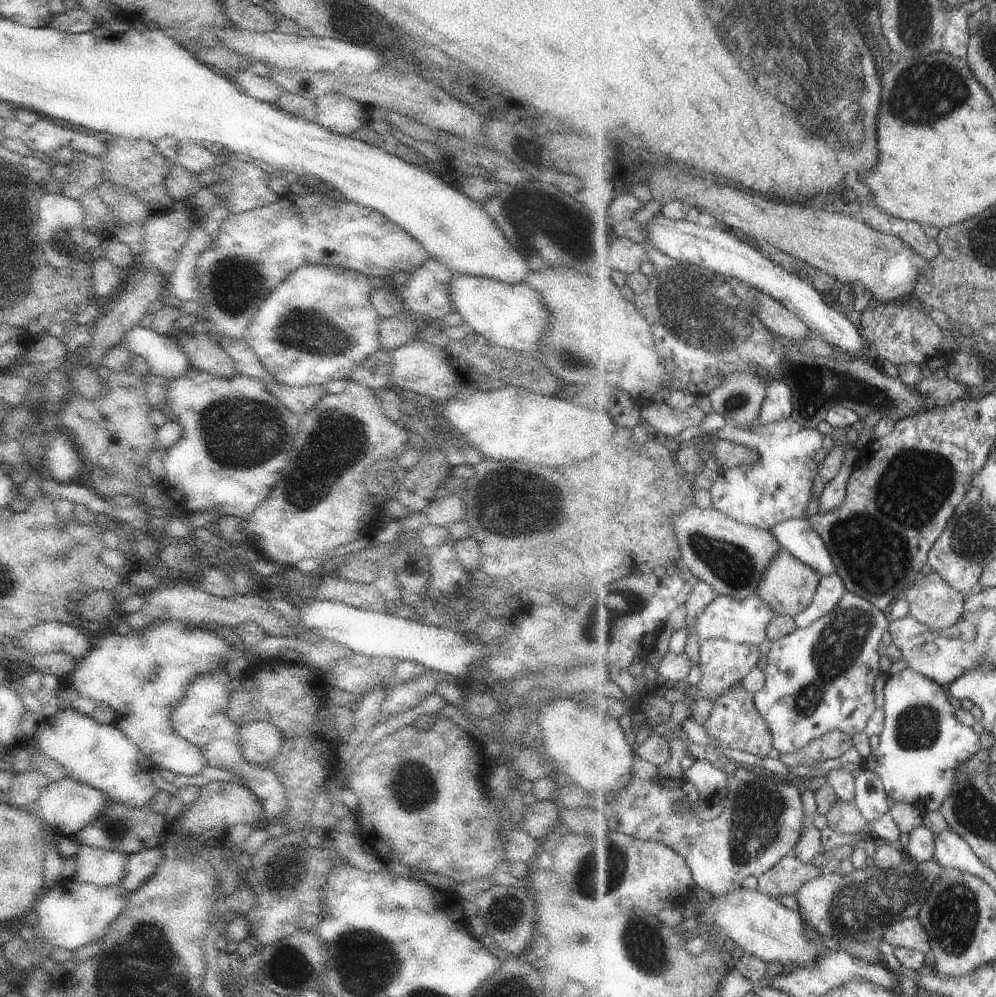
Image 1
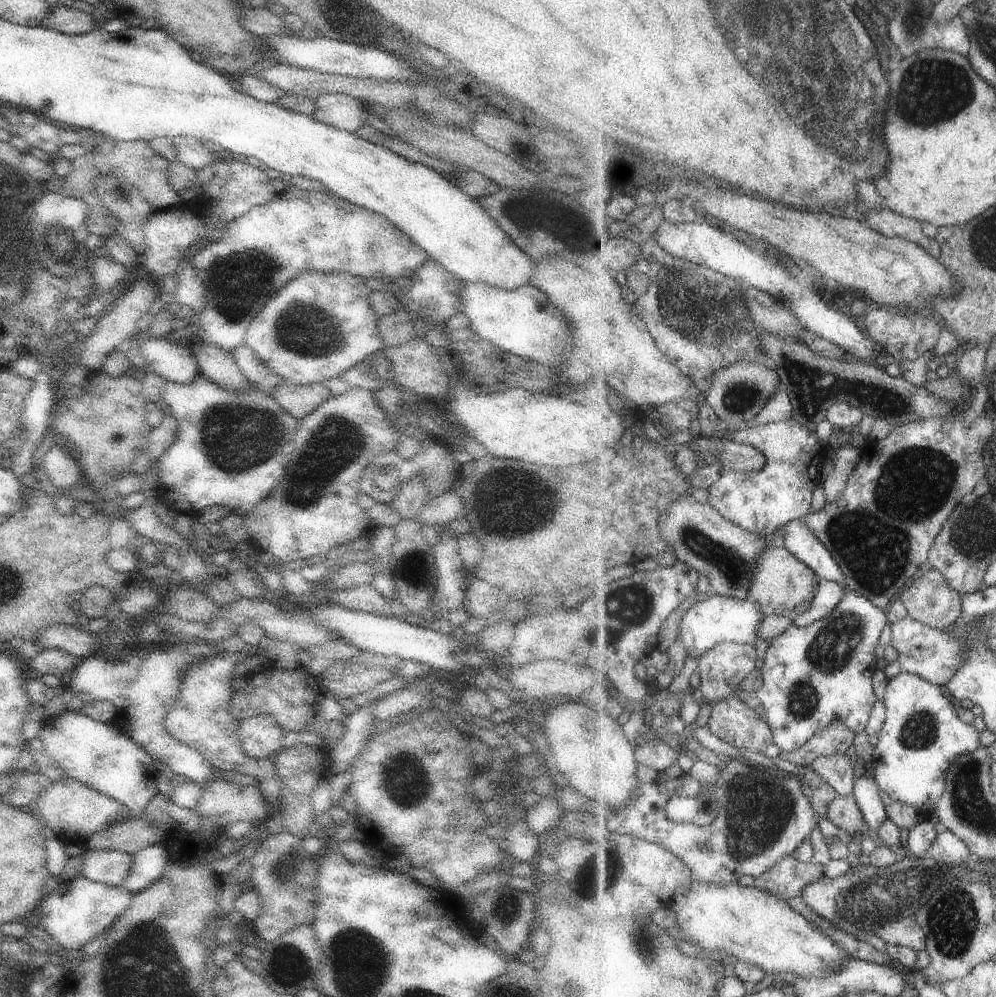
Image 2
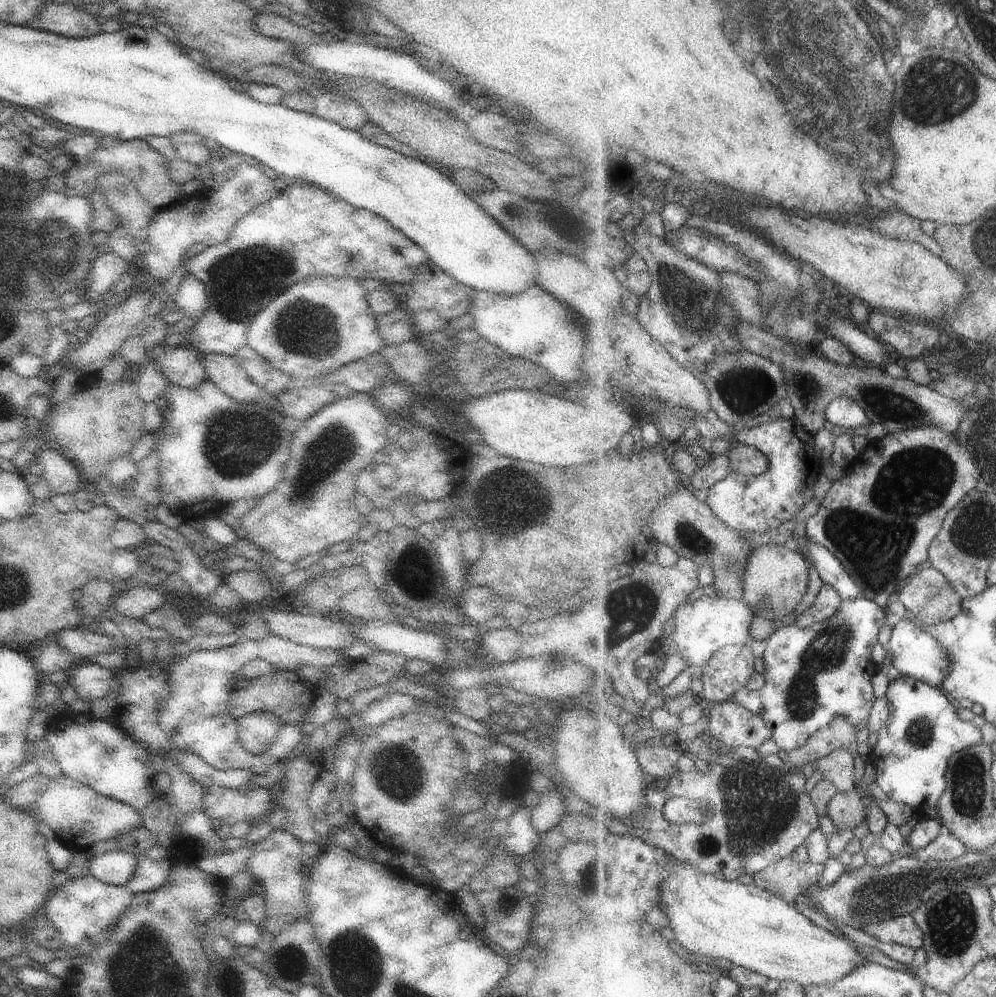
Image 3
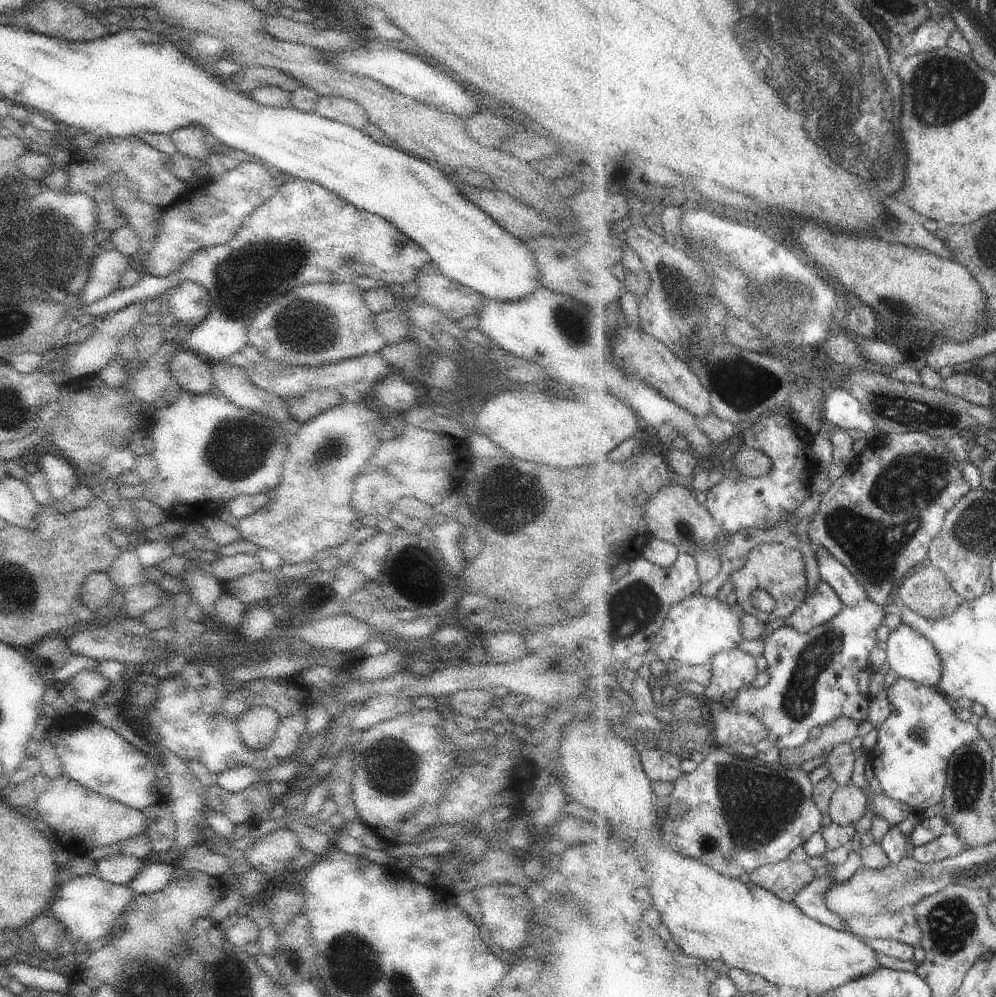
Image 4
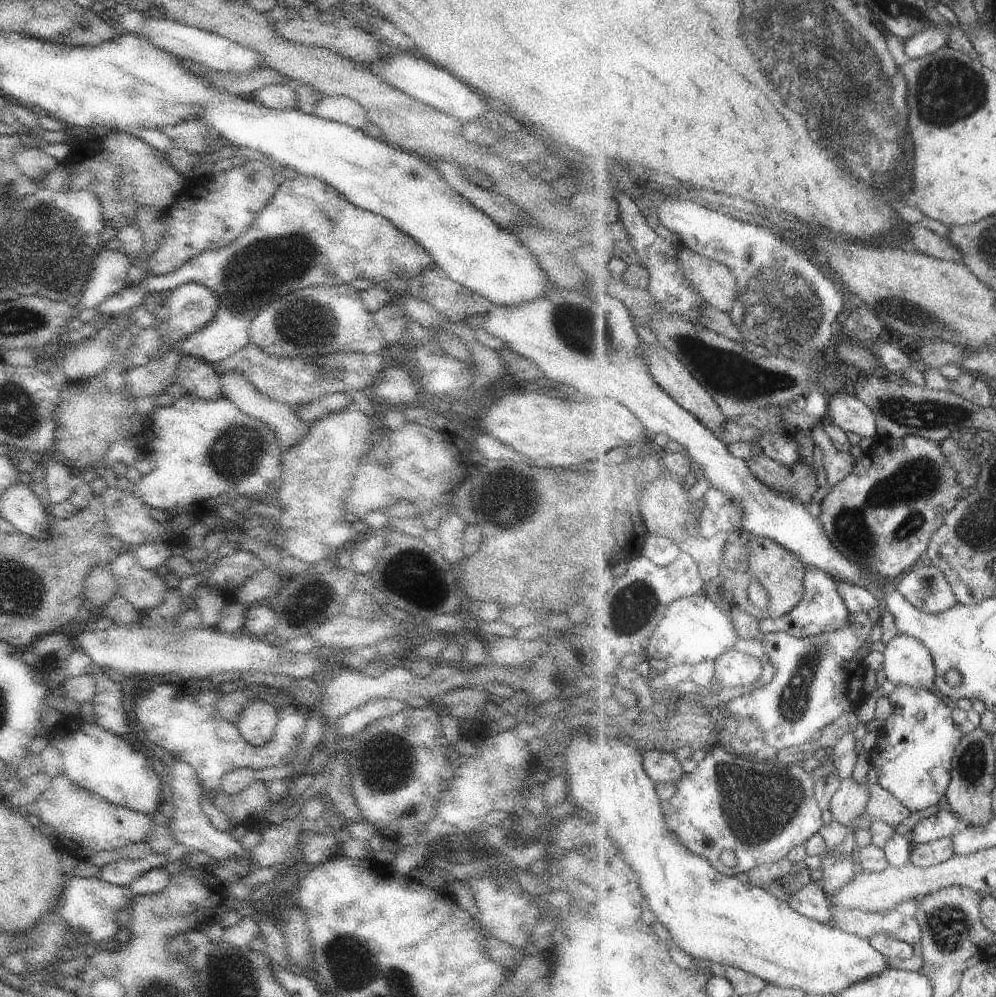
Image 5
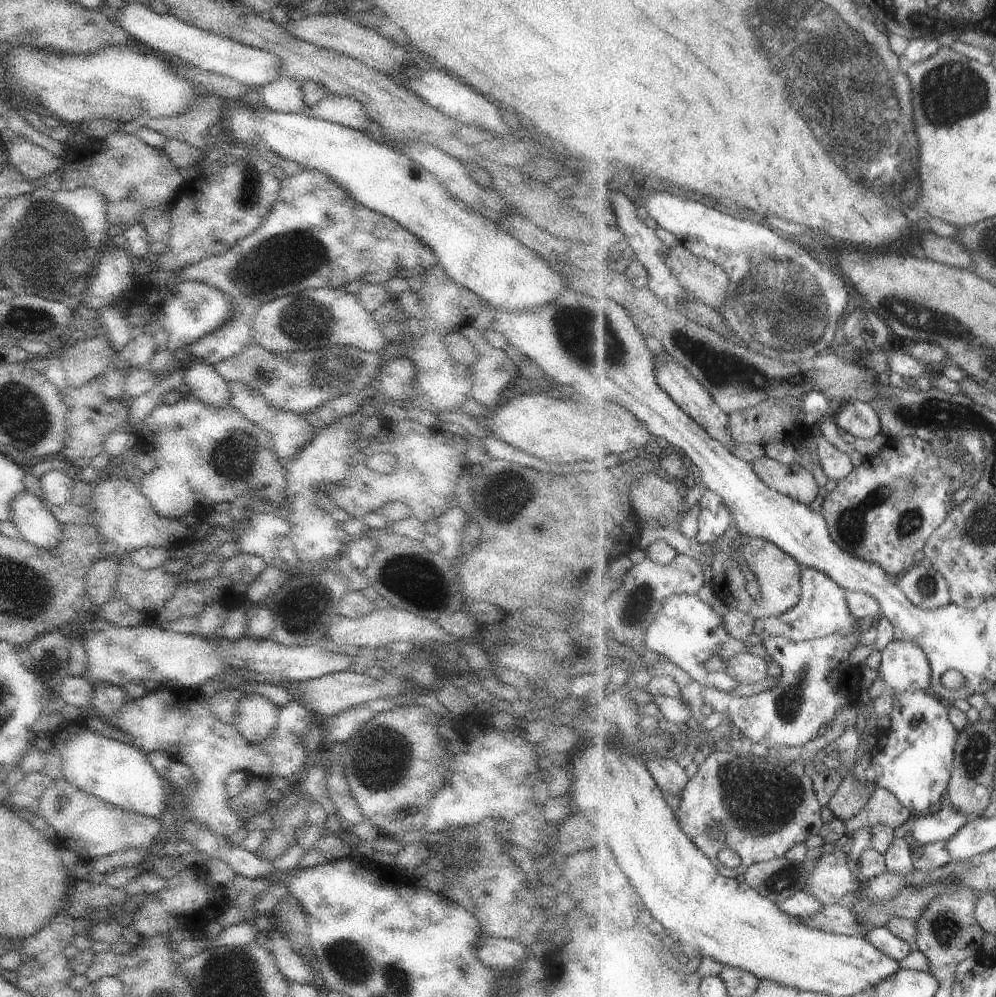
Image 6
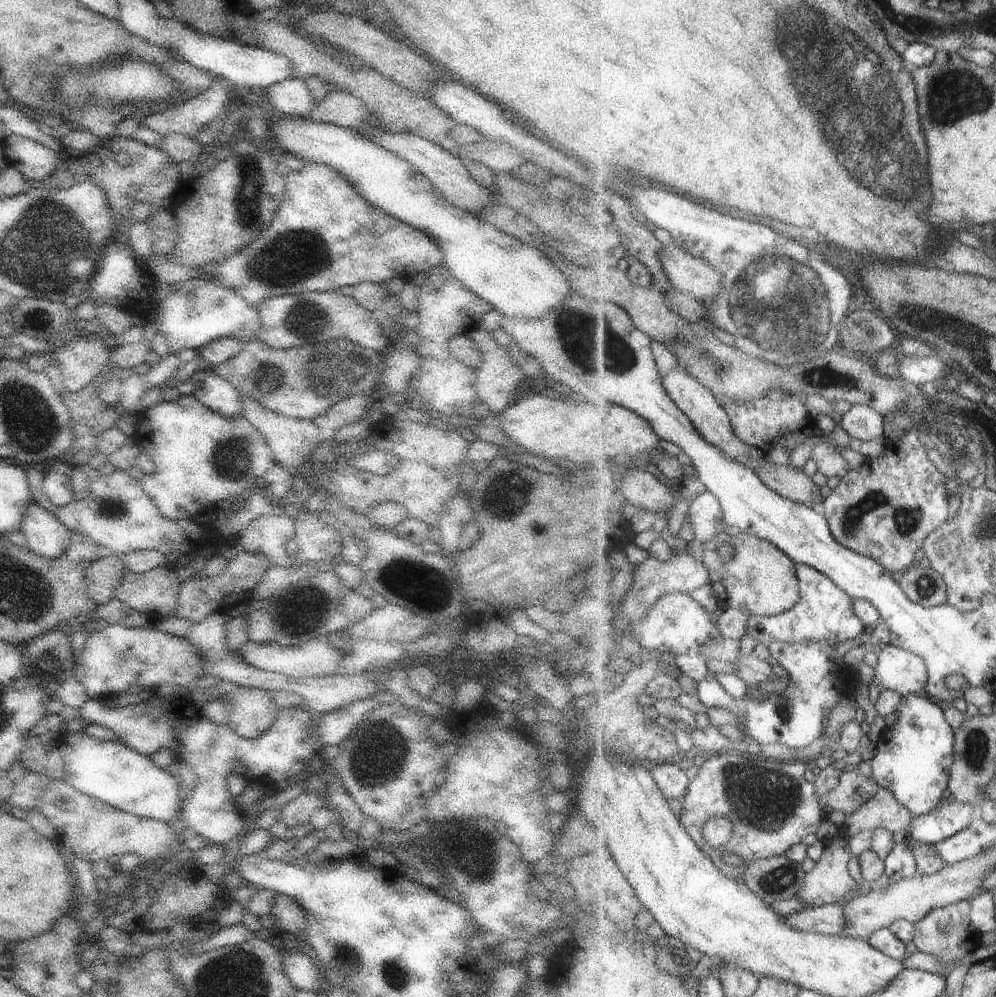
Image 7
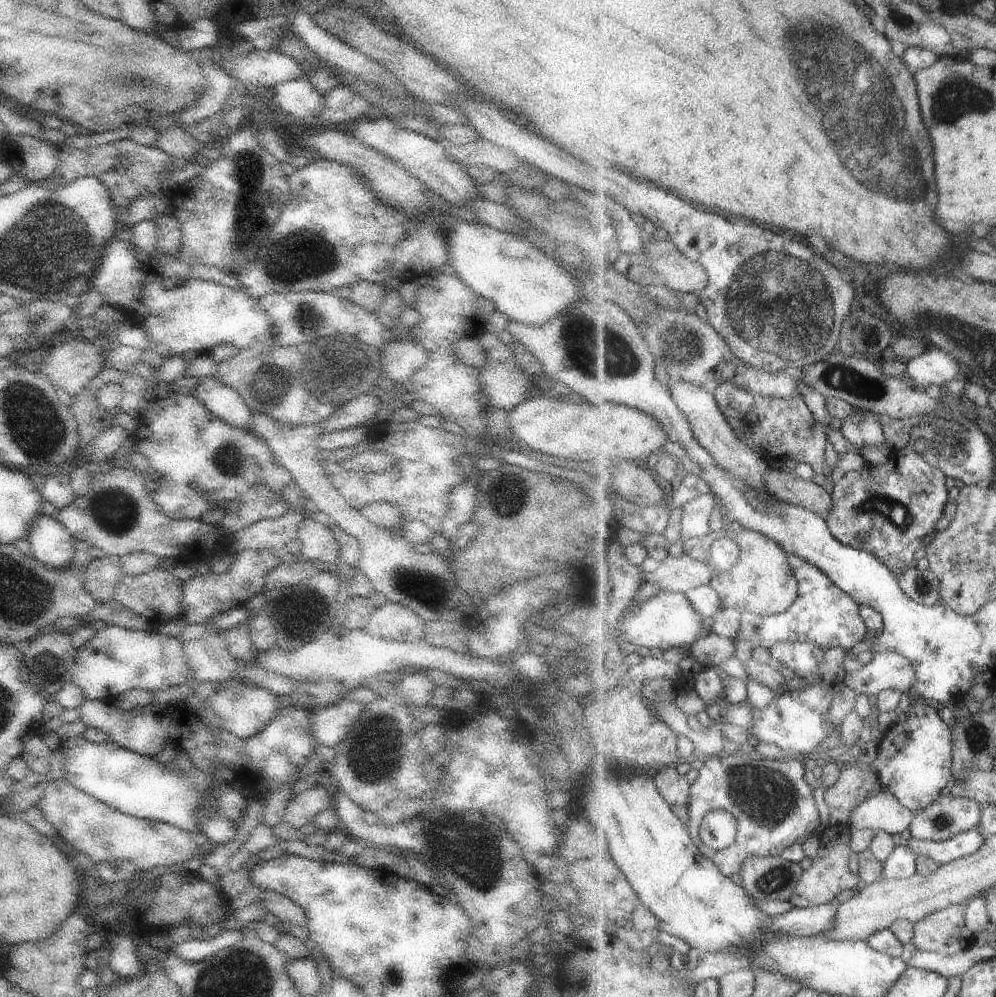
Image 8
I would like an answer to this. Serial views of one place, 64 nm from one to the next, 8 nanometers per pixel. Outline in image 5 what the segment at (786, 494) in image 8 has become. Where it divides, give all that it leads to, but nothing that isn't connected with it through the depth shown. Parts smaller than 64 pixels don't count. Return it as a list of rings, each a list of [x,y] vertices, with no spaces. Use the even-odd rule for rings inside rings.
[[[764,453],[746,460],[755,476],[771,488],[778,491],[789,491],[793,498],[810,502],[817,486],[817,474],[811,465],[799,462],[794,467],[783,466]]]

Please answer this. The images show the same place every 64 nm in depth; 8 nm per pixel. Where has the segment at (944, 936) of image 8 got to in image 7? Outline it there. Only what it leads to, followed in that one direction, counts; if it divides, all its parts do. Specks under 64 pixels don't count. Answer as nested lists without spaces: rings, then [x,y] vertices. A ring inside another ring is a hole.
[[[961,900],[949,906],[937,908],[932,913],[927,914],[927,917],[914,924],[915,939],[913,940],[917,949],[928,954],[937,956],[941,962],[949,964],[949,962],[956,962],[973,953],[973,950],[980,948],[980,933],[975,931],[972,927],[970,900]]]

